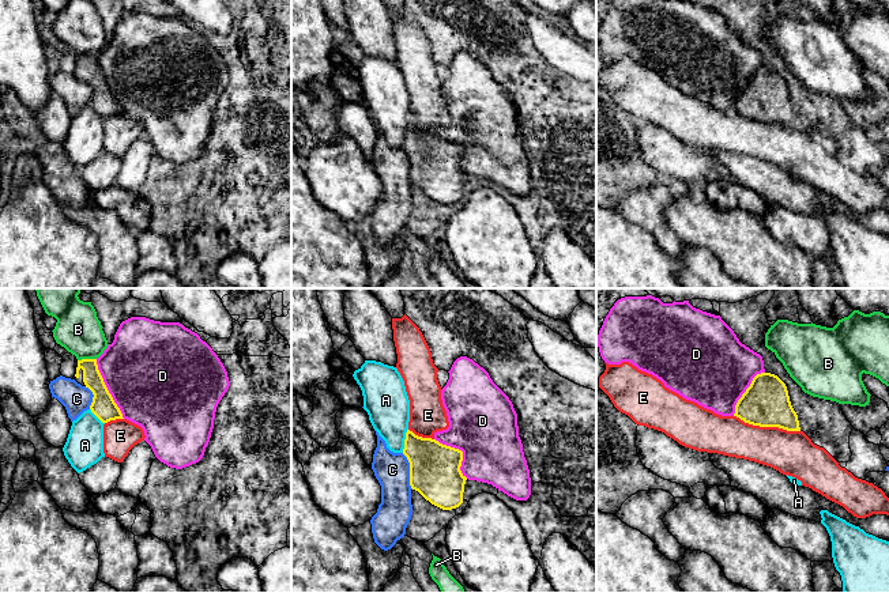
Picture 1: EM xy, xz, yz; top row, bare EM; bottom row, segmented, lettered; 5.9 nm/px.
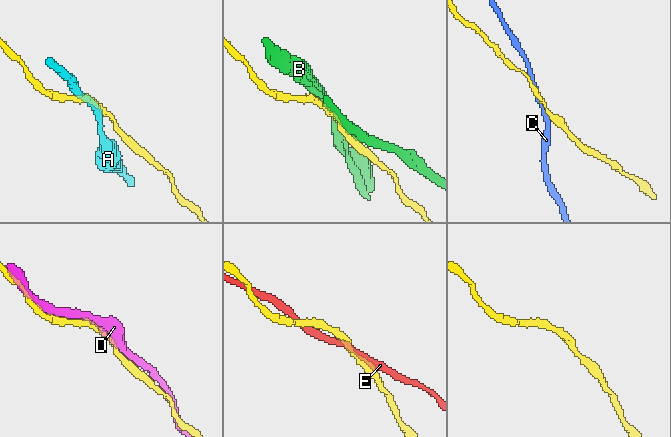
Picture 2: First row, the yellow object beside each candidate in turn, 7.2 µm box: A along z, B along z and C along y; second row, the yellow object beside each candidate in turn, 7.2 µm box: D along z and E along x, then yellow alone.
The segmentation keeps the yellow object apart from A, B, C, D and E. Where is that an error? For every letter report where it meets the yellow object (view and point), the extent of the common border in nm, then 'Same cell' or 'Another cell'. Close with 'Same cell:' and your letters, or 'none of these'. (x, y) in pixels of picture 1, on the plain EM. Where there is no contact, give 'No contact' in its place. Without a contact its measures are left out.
A: Touches yellow at xz (405, 136). Shared border 150 nm. Another cell
B: Touches yellow at xy (86, 55). Shared border 110 nm. Another cell
C: Touches yellow at xz (410, 166). Shared border 220 nm. Another cell
D: Touches yellow at xy (106, 85). Shared border 400 nm. Same cell
E: Touches yellow at yz (767, 121). Shared border 420 nm. Another cell
Same cell: D

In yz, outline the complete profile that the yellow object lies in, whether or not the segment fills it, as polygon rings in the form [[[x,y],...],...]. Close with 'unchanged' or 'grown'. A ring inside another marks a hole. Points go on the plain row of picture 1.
[[[757,69],[735,101],[734,112],[760,122],[801,126],[786,79],[775,69]]]; unchanged

